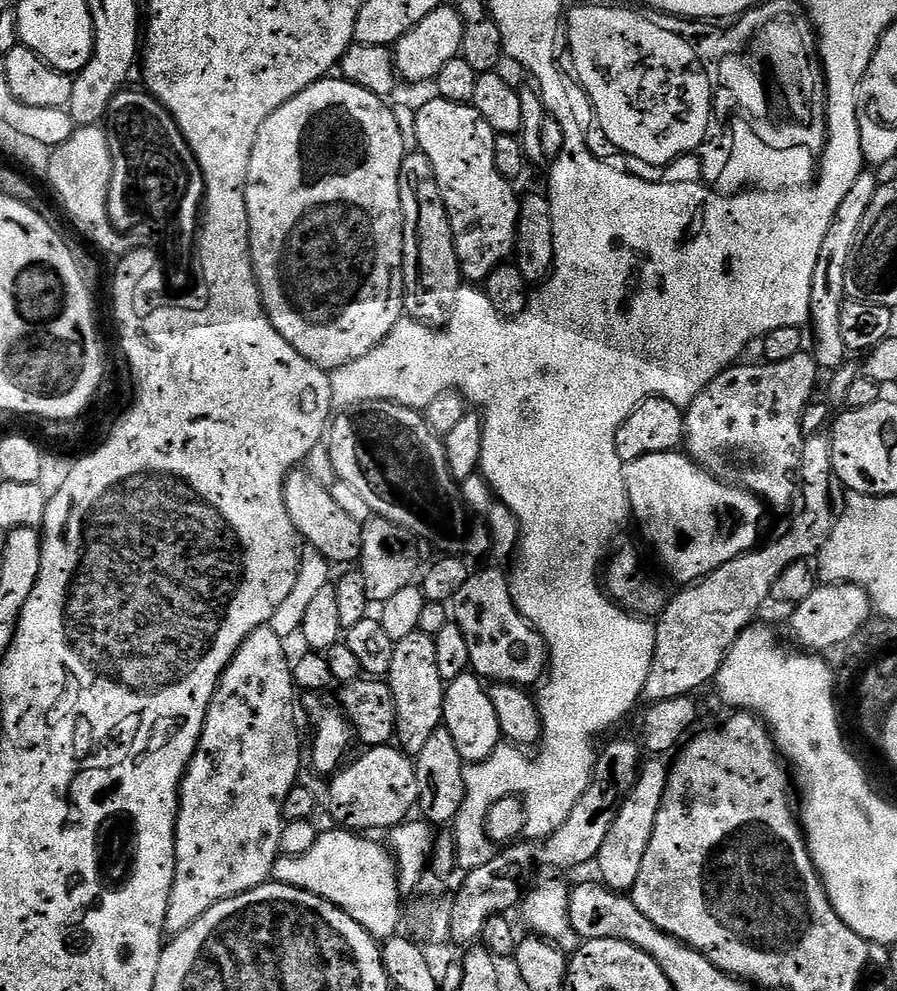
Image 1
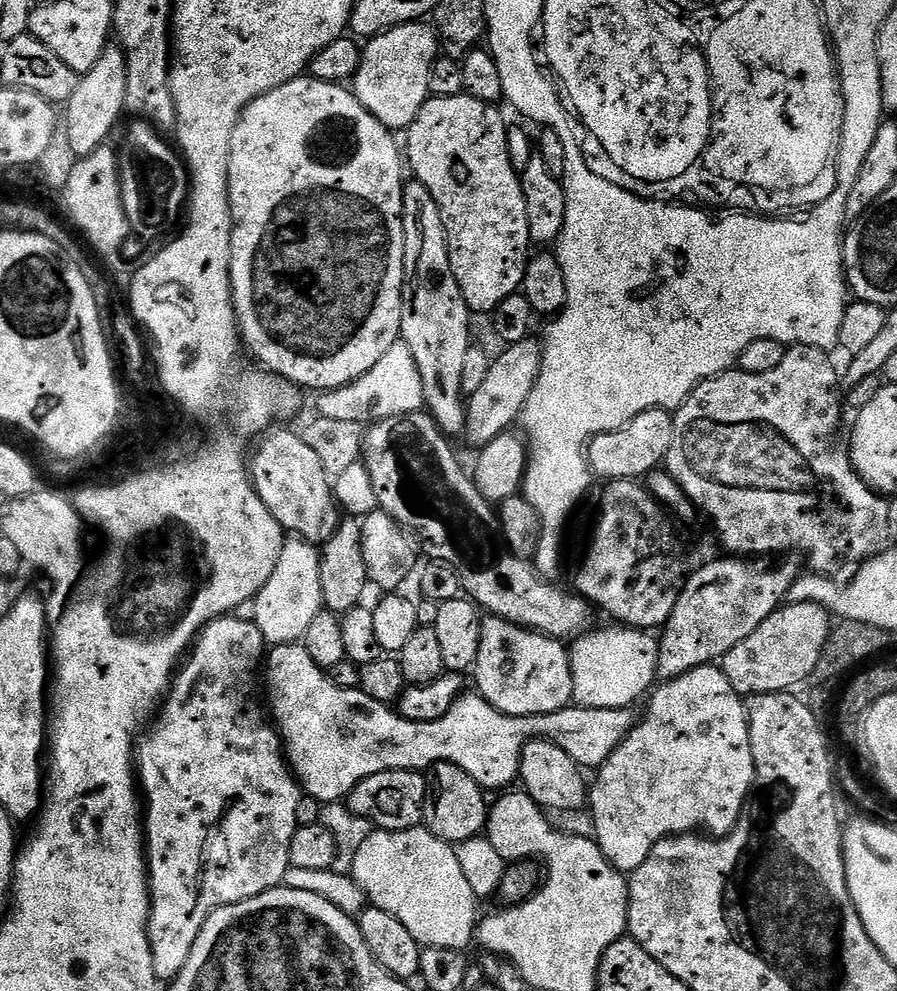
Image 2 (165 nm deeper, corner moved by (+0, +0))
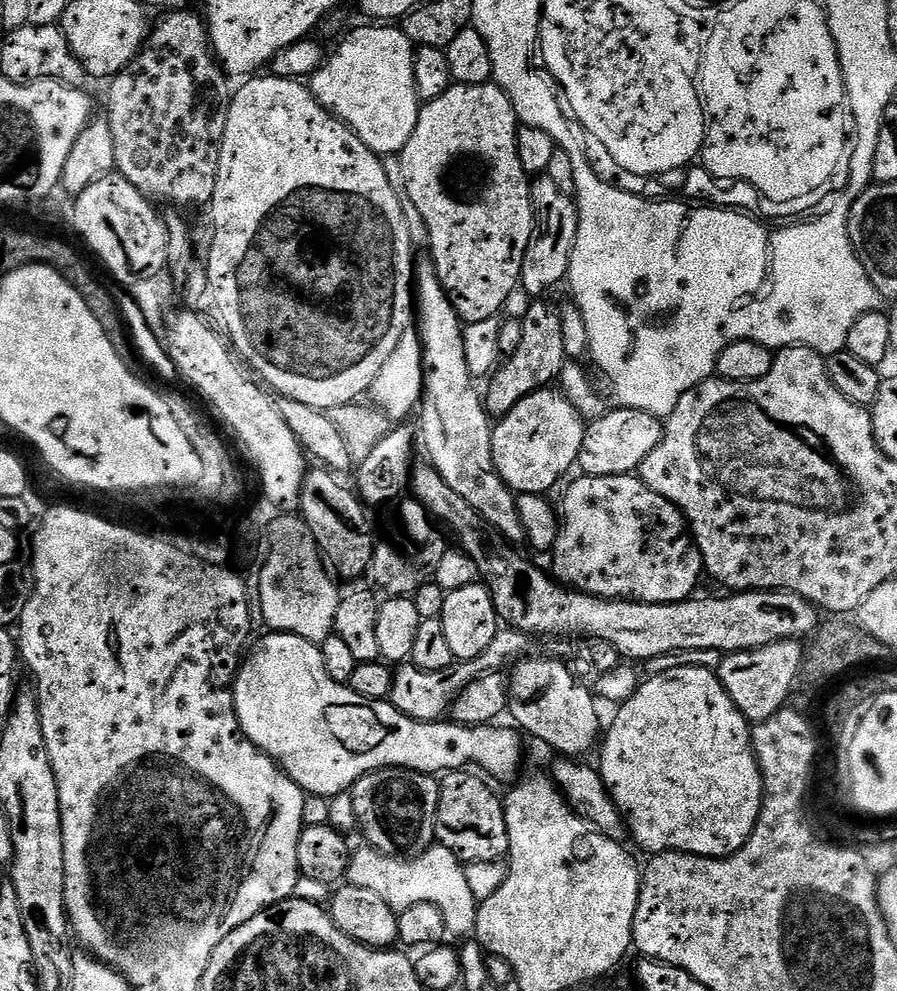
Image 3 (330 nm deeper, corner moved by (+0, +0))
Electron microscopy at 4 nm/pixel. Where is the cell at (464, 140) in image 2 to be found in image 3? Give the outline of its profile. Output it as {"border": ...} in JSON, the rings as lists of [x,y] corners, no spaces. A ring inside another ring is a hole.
{"border":[[[495,82],[487,84],[453,83],[452,87],[446,90],[446,94],[442,94],[442,98],[429,100],[421,107],[418,126],[414,126],[414,134],[410,134],[410,142],[406,142],[403,152],[398,156],[400,172],[404,175],[403,191],[418,206],[418,214],[422,214],[428,231],[431,258],[436,263],[440,280],[448,292],[448,297],[452,299],[452,305],[455,306],[456,312],[465,325],[486,322],[486,318],[494,318],[503,313],[504,303],[511,298],[512,291],[517,291],[520,283],[526,246],[532,237],[532,226],[536,223],[536,214],[532,211],[532,180],[528,171],[522,166],[516,137],[517,127],[518,117],[512,105],[512,99],[501,90],[499,84]]]}

